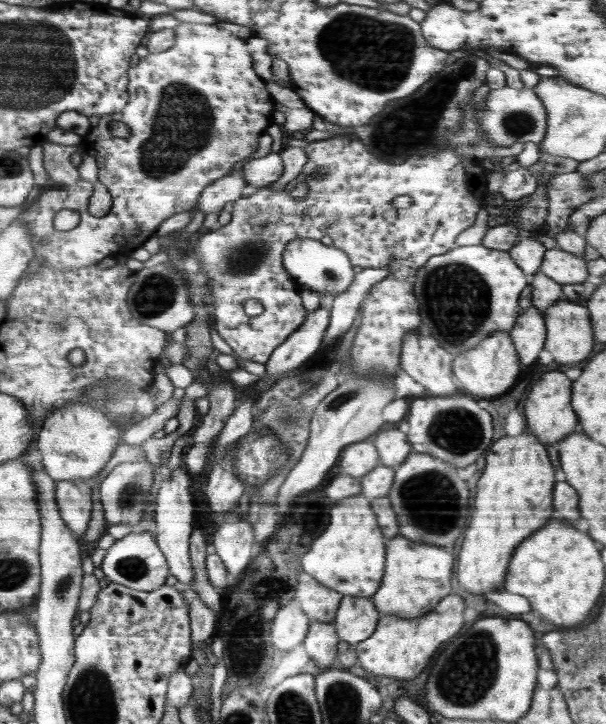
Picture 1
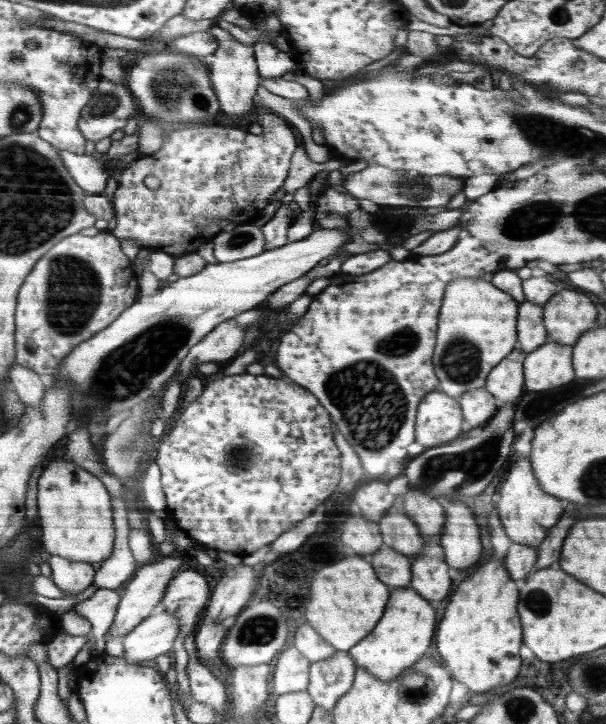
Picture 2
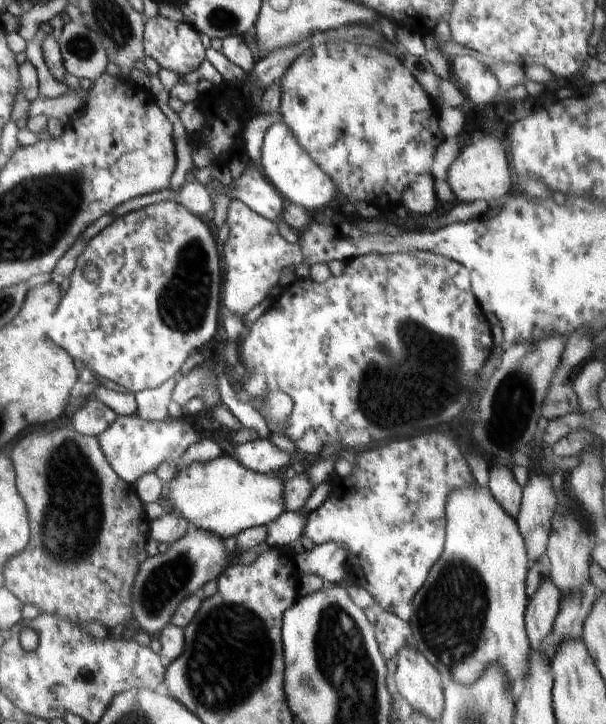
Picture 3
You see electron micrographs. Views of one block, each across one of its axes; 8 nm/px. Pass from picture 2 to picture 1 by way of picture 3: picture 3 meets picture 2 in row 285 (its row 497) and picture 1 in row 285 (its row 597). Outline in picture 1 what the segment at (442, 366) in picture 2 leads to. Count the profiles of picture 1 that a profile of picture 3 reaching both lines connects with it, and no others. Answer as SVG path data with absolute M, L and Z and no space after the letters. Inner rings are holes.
M454 246L446 254L433 256L418 269L414 280L414 297L418 301L421 322L430 328L430 336L453 357L478 346L486 336L493 332L511 332L518 315L523 312L518 306L520 292L530 284L529 277L520 270L508 251L478 246Z

